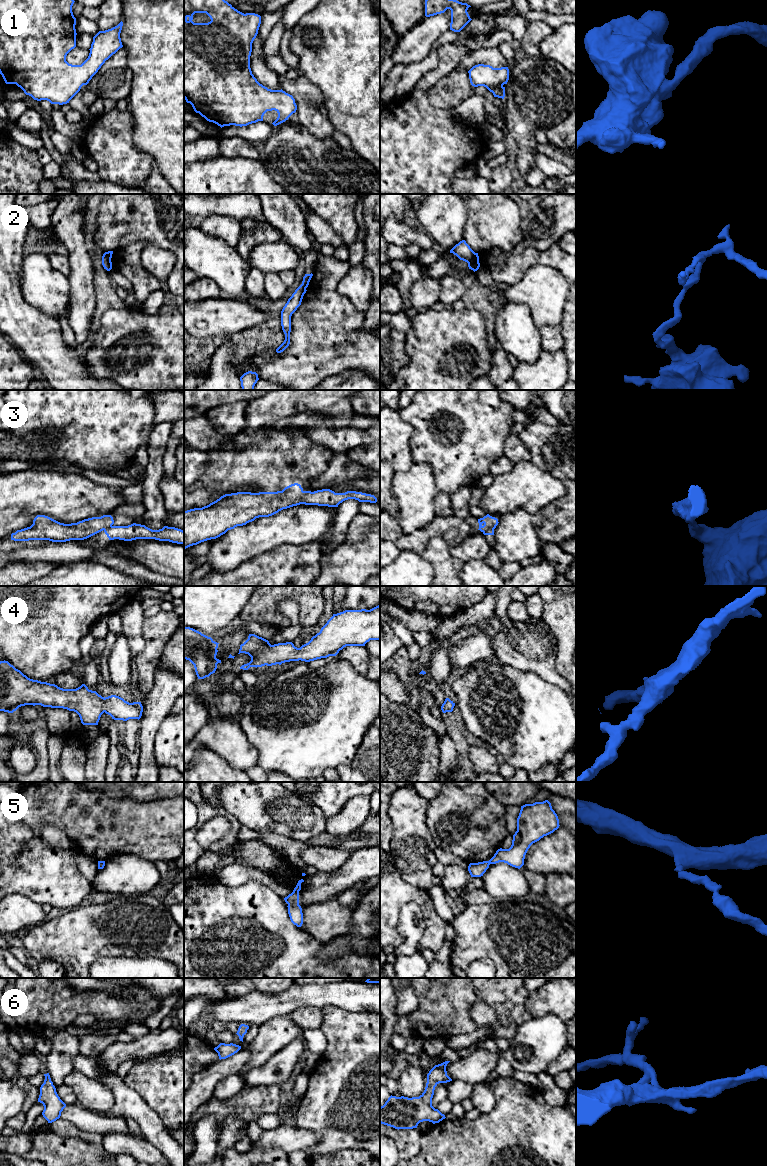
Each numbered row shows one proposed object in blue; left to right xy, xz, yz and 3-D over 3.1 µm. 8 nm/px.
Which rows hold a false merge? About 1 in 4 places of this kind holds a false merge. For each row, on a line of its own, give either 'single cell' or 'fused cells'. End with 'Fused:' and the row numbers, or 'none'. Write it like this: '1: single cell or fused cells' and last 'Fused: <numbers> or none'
1: single cell
2: fused cells
3: fused cells
4: single cell
5: fused cells
6: single cell
Fused: 2, 3, 5

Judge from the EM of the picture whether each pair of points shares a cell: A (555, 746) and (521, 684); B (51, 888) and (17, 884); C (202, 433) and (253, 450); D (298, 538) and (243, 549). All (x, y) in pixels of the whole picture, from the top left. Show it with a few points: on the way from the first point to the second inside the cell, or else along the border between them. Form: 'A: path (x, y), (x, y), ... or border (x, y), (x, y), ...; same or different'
A: path (540, 731), (526, 717), (525, 699); same
B: path (43, 884), (25, 884); same
C: border (234, 443), (231, 449), (211, 451); different
D: path (284, 537), (257, 537); same

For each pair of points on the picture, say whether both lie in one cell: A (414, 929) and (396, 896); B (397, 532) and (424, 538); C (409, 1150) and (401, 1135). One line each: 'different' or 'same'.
A: different
B: same
C: same

